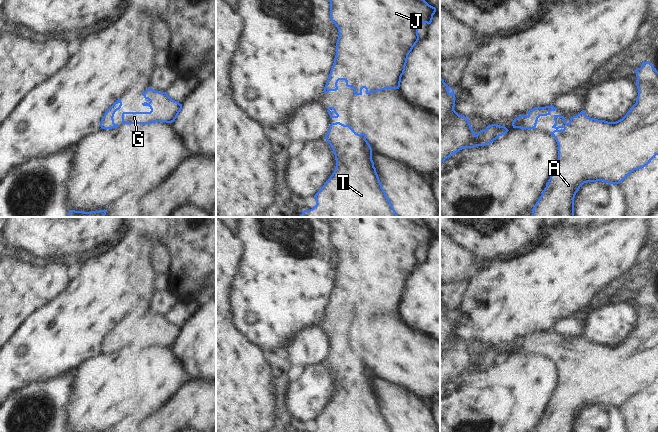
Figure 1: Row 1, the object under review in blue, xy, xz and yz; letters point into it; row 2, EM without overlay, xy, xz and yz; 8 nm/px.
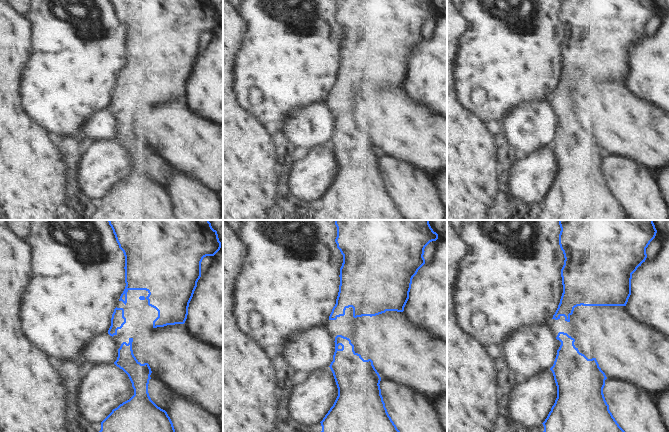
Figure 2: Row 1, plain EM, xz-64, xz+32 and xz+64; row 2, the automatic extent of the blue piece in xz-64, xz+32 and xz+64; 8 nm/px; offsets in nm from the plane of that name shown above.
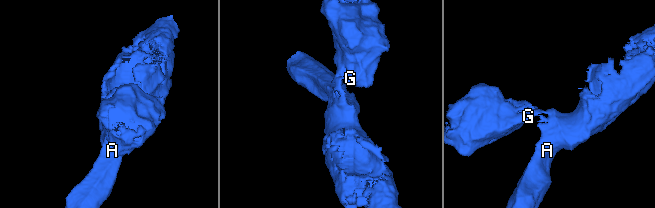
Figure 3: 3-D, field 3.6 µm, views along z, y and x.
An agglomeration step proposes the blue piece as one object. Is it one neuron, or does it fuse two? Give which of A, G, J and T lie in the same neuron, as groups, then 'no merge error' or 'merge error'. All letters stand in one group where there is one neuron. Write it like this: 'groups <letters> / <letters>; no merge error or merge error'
groups A G J T; no merge error

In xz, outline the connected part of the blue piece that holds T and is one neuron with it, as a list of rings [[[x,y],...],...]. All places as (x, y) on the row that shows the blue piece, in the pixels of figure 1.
[[[336,122],[330,124],[324,138],[334,152],[336,167],[314,195],[316,205],[310,210],[302,211],[300,217],[399,217],[382,188],[366,134],[358,134],[349,124]]]

